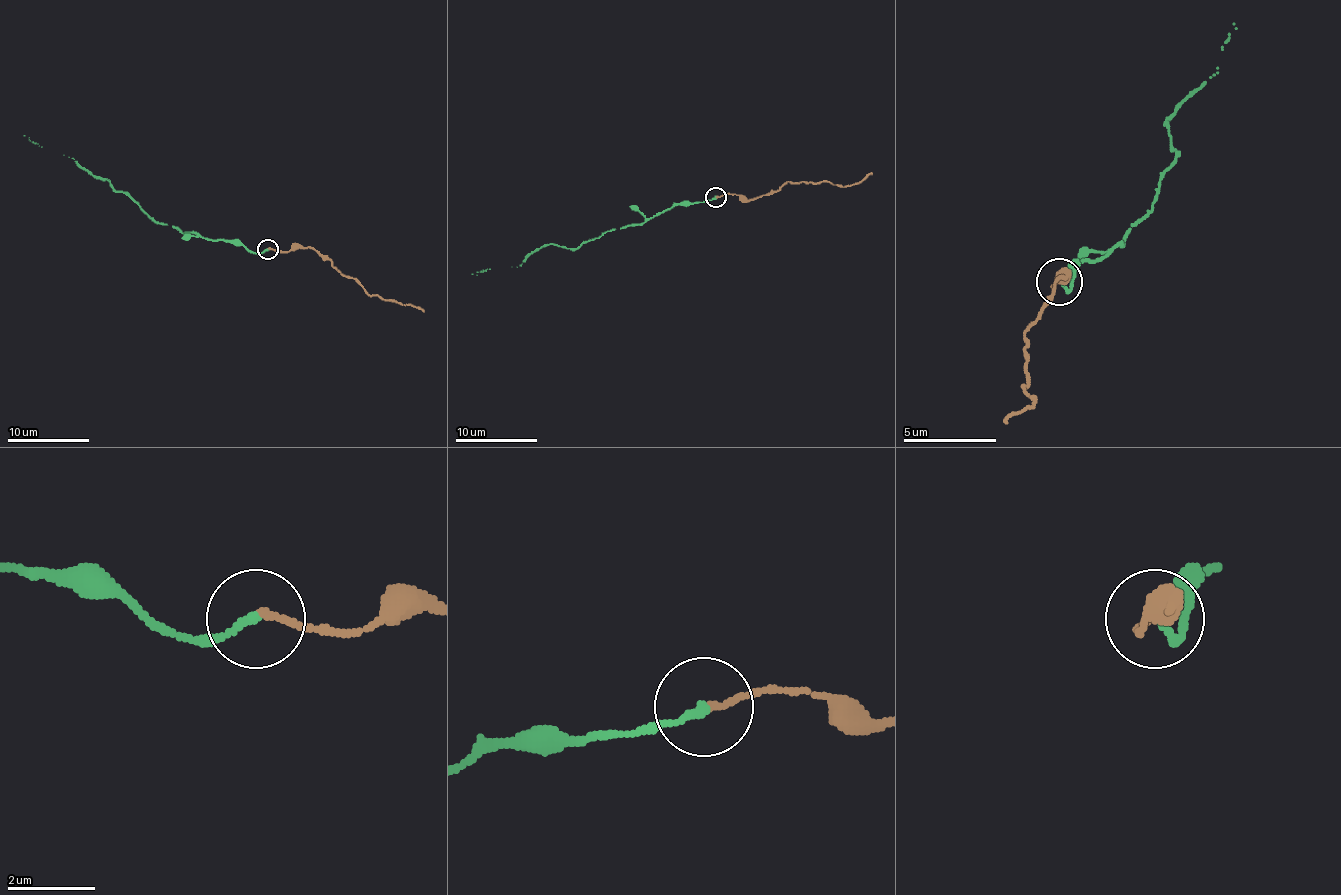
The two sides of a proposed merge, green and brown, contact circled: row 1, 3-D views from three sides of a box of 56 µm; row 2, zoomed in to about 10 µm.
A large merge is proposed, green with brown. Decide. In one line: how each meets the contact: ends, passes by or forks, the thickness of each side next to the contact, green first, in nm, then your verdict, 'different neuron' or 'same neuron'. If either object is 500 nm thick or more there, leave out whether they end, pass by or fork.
green ends; brown ends; calibres 180 and 140 nm; same neuron

